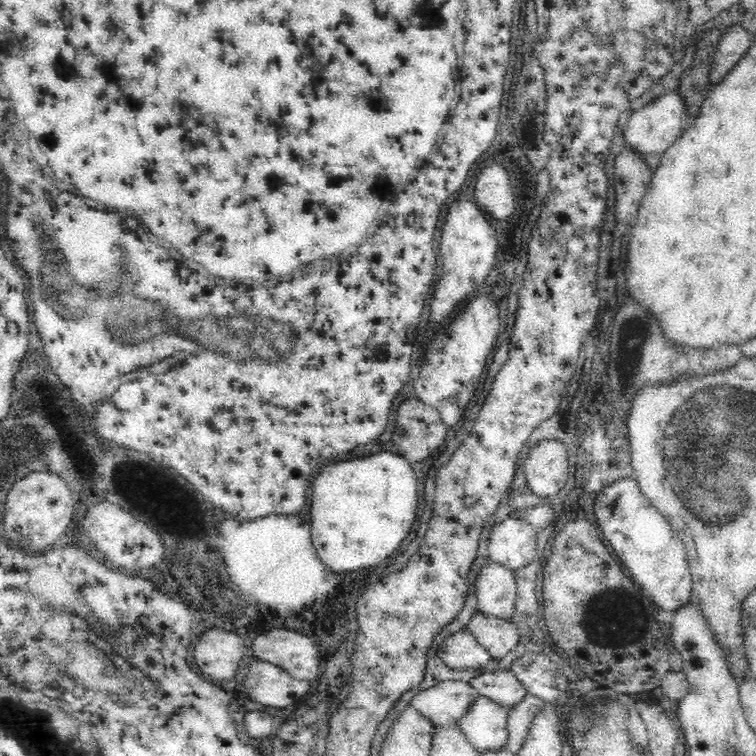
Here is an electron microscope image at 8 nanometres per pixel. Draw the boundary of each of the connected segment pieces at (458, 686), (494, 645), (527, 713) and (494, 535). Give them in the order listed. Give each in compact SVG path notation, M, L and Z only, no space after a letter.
M441 680L412 694L409 705L430 719L432 726L458 723L479 692L464 680Z
M480 610L472 615L466 629L475 636L478 643L488 649L494 660L504 658L519 641L519 630L512 621Z
M526 693L519 701L516 701L509 709L507 716L507 739L505 747L514 755L518 754L518 749L528 732L529 724L533 716L540 710L543 700Z
M522 516L496 521L489 530L487 551L490 559L516 570L535 555L535 527Z

